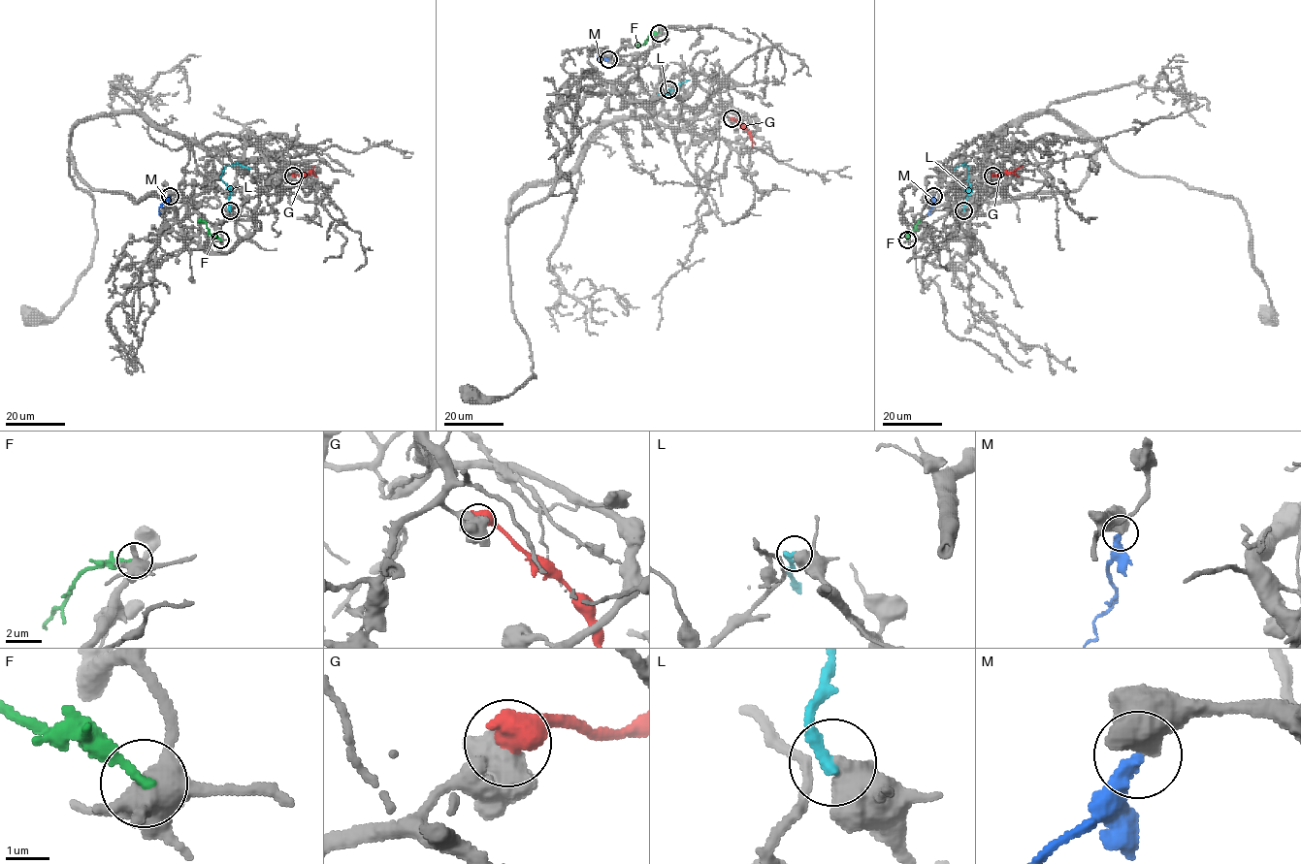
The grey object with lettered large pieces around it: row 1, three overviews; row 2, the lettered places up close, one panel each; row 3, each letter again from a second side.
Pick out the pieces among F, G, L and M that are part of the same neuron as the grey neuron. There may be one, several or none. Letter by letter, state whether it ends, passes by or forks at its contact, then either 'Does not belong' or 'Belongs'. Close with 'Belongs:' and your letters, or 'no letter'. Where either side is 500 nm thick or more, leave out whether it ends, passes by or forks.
F: It ends there. Does not belong
G: Does not belong
L: Does not belong
M: Does not belong
Belongs: no letter

